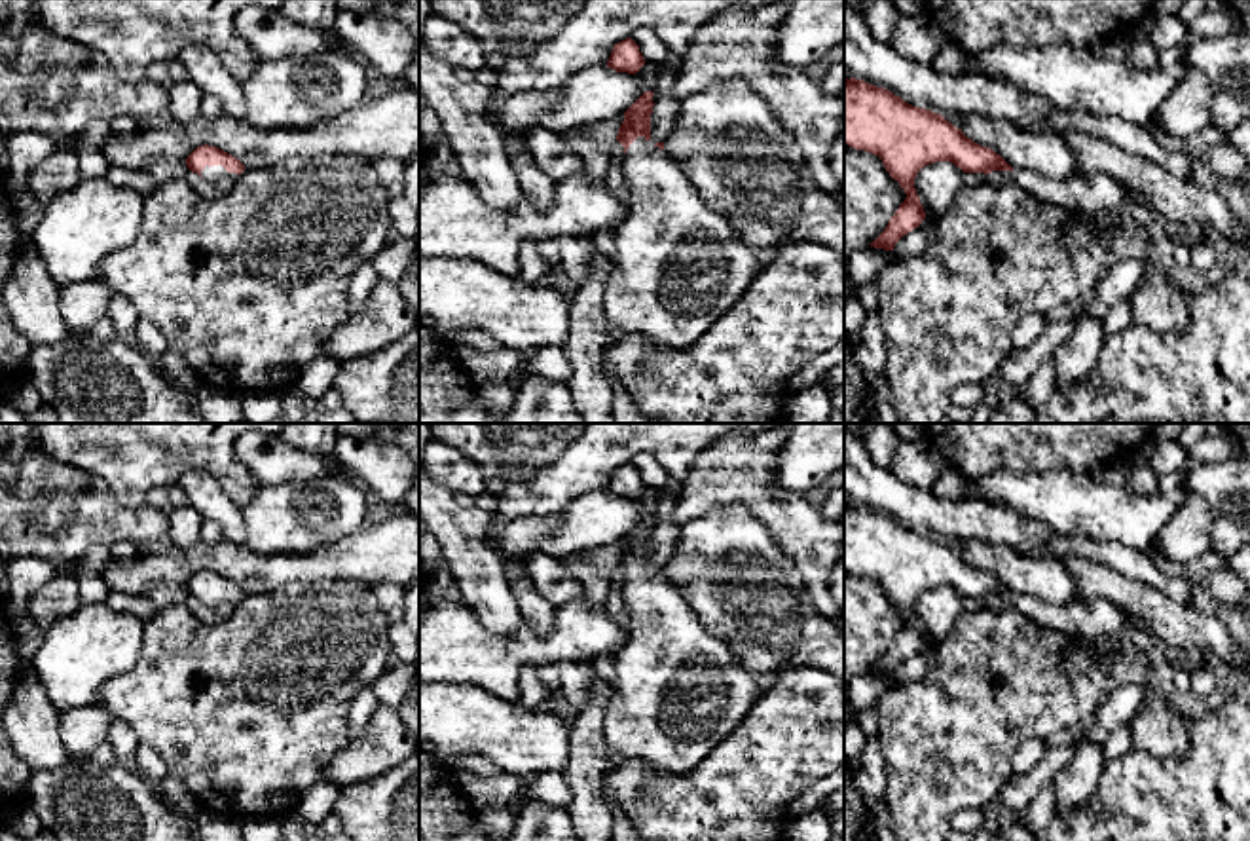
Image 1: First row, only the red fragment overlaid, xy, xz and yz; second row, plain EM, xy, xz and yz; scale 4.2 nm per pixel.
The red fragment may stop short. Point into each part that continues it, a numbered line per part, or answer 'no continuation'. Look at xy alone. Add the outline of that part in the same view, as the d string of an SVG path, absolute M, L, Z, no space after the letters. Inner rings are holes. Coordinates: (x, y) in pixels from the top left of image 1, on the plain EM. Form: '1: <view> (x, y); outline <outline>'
1: xy (213, 598); outline M207 590L207 592L201 596L201 602L203 602L205 606L209 606L209 607L214 607L214 606L220 606L220 604L231 604L231 606L235 606L239 600L228 598L222 590L212 590L212 592Z

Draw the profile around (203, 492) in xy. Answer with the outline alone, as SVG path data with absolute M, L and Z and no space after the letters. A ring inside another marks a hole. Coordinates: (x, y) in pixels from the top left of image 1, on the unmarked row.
M188 471L176 482L203 520L212 520L222 528L224 539L243 543L247 537L245 518L239 505L235 505L222 490L220 482L205 473Z

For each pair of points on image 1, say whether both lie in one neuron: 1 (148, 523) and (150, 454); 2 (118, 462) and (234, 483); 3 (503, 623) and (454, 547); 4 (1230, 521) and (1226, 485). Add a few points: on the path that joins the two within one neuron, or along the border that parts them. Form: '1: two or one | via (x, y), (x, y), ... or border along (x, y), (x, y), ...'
1: two | border along (105, 483), (124, 505), (137, 509), (145, 505)
2: one | via (147, 458), (205, 458)
3: one | via (494, 604), (475, 581), (473, 566)
4: one | via (1230, 511), (1230, 494)

